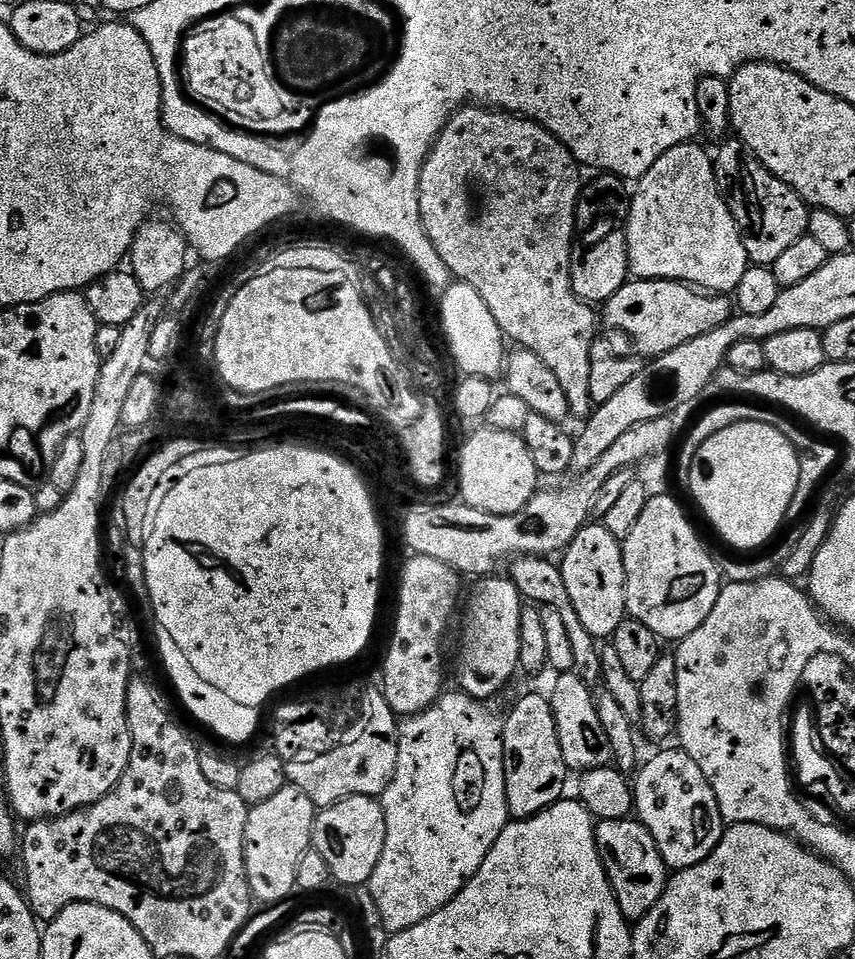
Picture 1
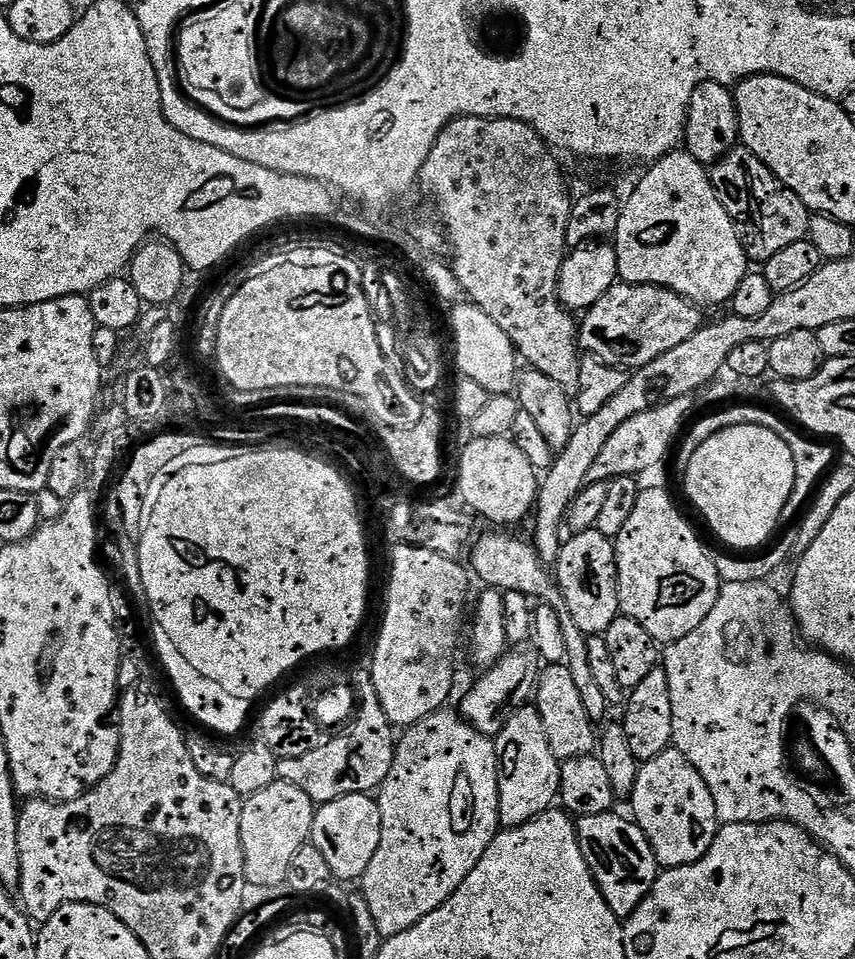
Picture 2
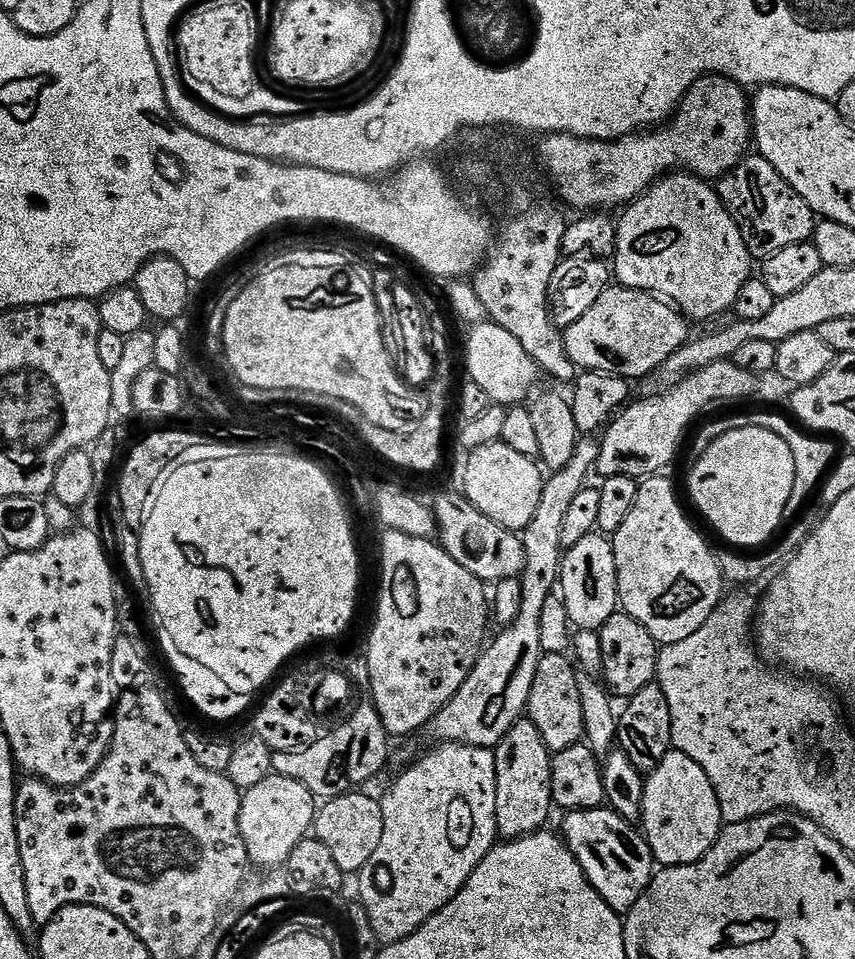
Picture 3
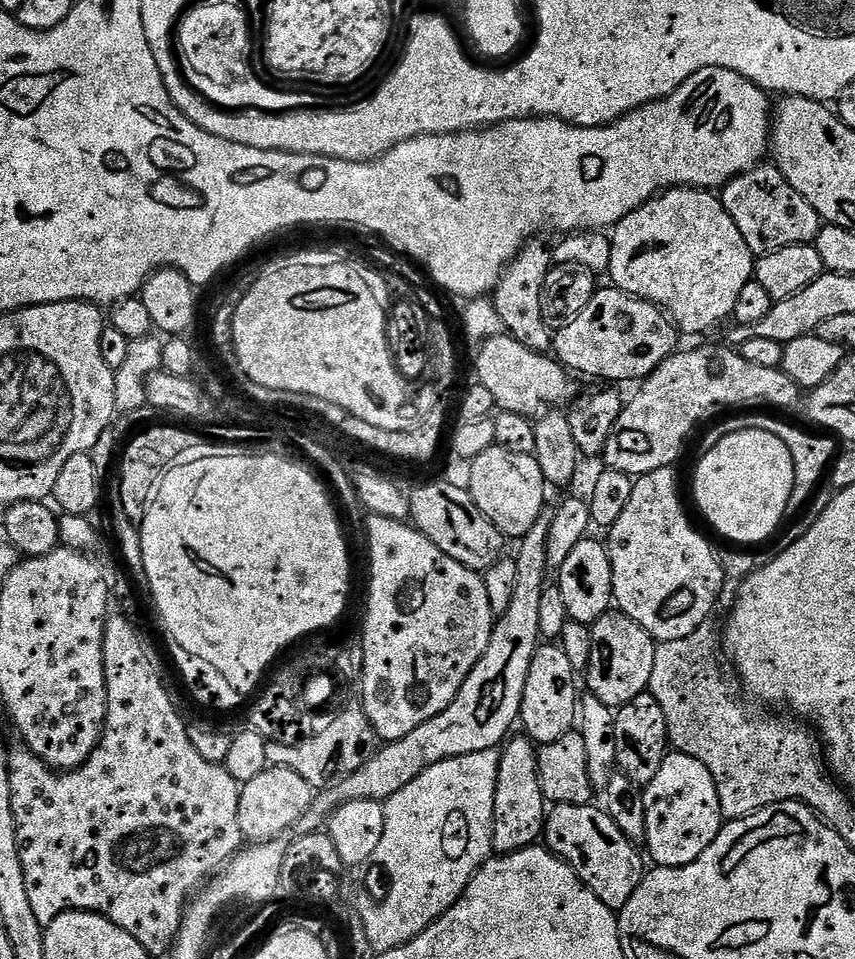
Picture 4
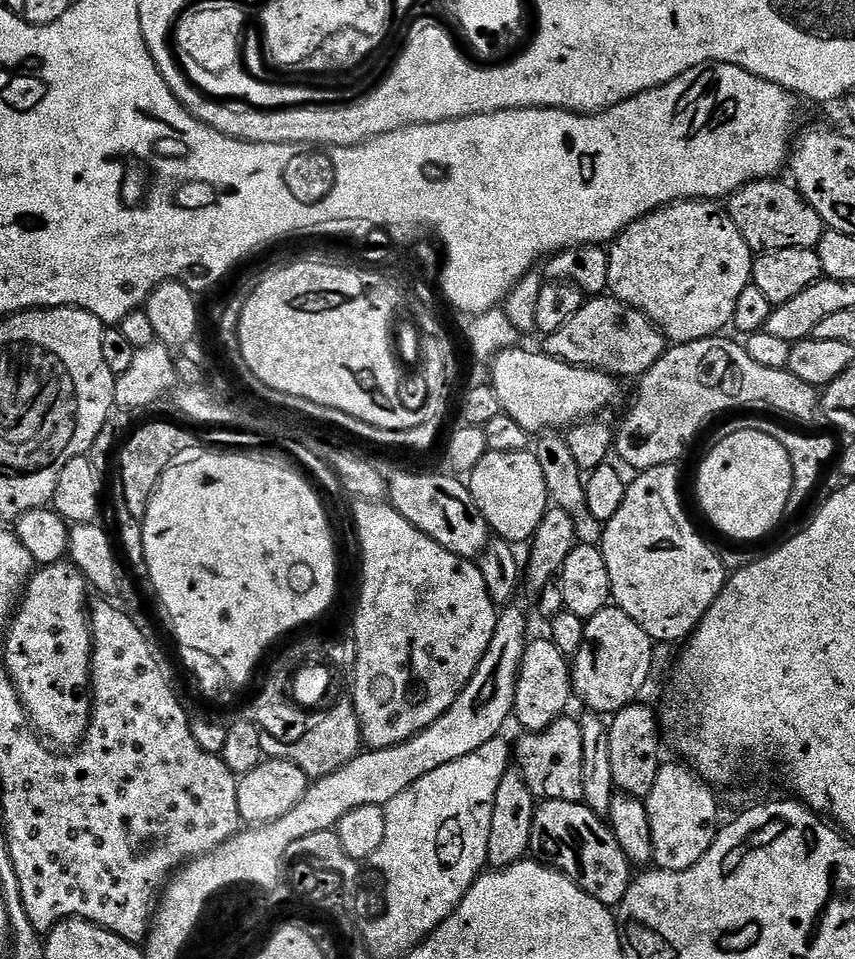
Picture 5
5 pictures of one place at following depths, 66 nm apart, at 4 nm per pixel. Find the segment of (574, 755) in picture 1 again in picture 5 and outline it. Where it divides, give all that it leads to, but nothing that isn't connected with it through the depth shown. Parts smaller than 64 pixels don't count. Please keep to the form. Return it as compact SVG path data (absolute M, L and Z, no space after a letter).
M550 638L529 639L522 654L517 674L516 697L514 698L514 720L521 724L525 733L546 732L548 727L569 710L568 703L574 700L572 691L572 669L569 657L554 646Z

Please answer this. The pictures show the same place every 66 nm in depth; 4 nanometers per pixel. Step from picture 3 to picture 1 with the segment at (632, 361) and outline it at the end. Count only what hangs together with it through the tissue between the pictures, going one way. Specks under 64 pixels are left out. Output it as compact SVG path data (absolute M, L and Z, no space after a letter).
M629 279L628 283L614 294L602 306L602 336L612 343L611 351L618 356L655 358L674 350L674 346L682 346L682 342L690 342L690 338L698 338L698 334L706 334L706 330L714 330L714 326L722 326L734 314L734 304L727 295L709 294L697 290L691 284L682 284L678 280L641 280Z

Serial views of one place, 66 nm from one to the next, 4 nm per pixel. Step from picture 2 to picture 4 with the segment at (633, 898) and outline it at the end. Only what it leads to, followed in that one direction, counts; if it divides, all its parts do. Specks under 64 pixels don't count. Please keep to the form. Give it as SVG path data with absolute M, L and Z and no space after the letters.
M557 804L547 813L543 843L549 852L565 860L582 878L582 882L609 910L619 913L630 902L630 894L638 890L646 871L645 857L637 845L608 817L603 807Z

